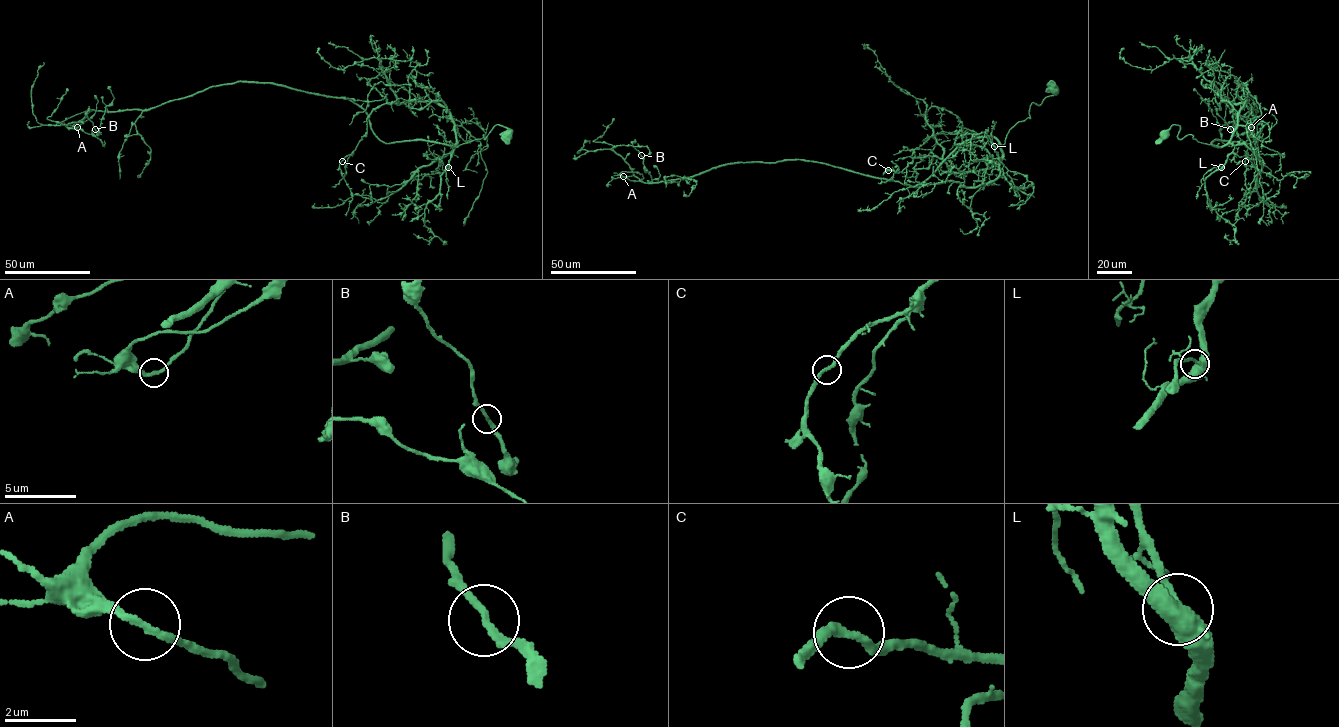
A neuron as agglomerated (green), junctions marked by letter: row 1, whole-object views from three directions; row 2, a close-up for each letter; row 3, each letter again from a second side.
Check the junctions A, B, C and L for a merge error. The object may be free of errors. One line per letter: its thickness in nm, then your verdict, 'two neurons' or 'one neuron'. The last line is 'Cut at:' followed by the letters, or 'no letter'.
A: calibre 200 nm; one neuron
B: calibre 220 nm; one neuron
C: calibre 240 nm; one neuron
L: calibre 320 nm; one neuron
Cut at: no letter

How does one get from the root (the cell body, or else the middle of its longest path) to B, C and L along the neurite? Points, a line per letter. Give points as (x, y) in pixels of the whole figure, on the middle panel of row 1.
B: (1053, 87), (1003, 144), (967, 140), (918, 187), (800, 160), (653, 182), (641, 155)
C: (1053, 87), (1009, 130), (989, 168), (954, 172), (927, 155), (902, 172), (888, 169)
L: (1053, 87), (1054, 94), (1040, 105), (1032, 102), (1030, 117), (1009, 130), (1001, 159), (994, 146)

